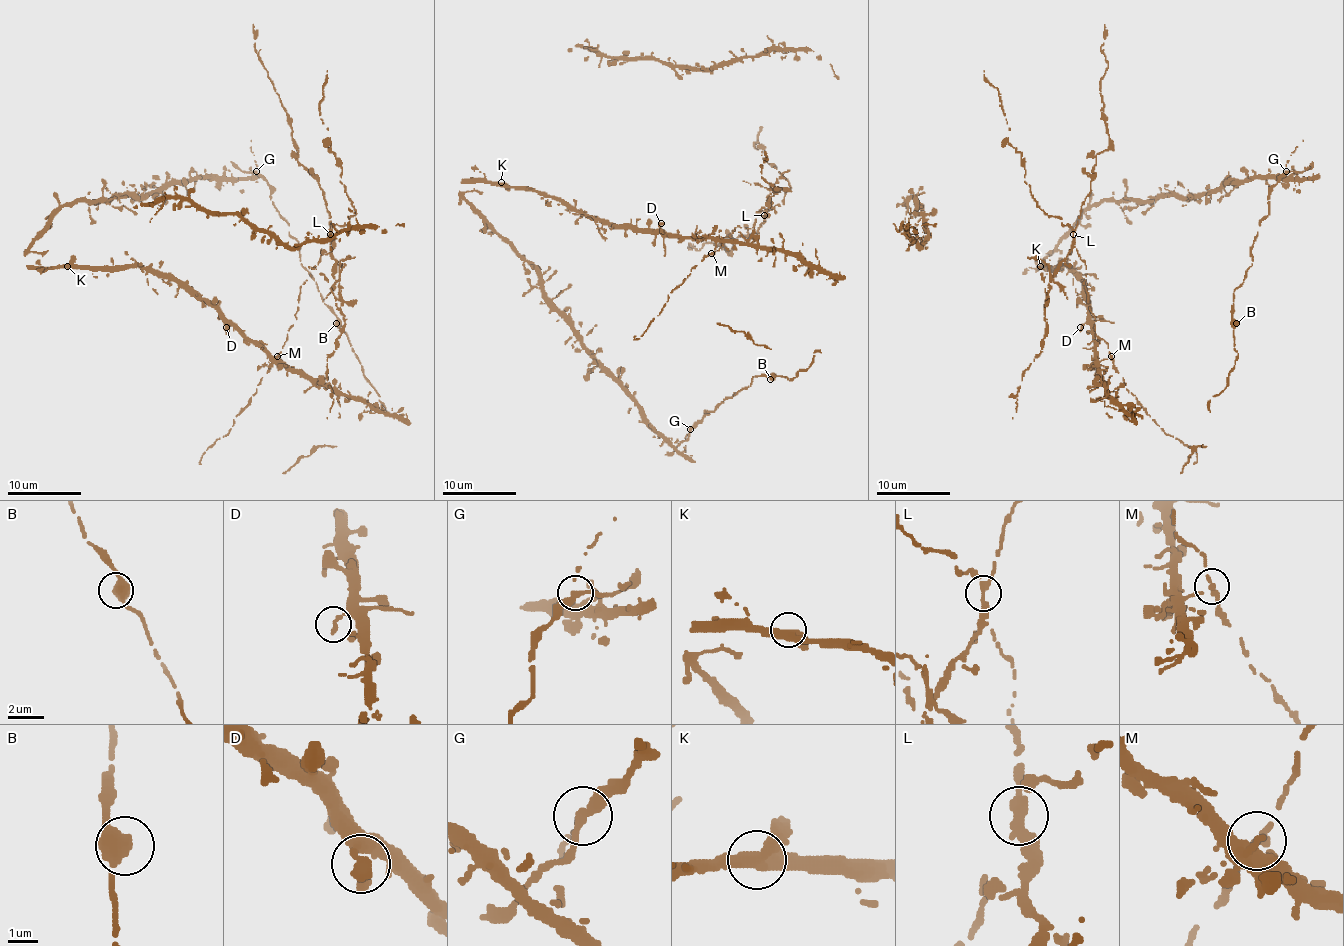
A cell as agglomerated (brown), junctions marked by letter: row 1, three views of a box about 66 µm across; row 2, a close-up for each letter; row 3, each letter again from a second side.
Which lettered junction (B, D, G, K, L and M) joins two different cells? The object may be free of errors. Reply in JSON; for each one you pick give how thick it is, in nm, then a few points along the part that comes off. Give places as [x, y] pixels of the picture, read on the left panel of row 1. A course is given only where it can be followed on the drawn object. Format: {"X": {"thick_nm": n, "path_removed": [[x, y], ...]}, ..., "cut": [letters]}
{"L": {"thick_nm": 280, "path_removed": [[330, 234], [323, 190], [297, 156], [299, 151], [286, 108], [254, 47], [252, 25]]}, "cut": ["L"]}

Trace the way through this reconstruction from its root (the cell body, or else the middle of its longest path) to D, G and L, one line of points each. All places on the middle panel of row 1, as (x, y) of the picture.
D: (505, 186), (525, 186), (561, 197), (577, 210), (616, 225), (655, 230), (661, 223)
G: (505, 186), (473, 180), (464, 199), (538, 273), (542, 295), (642, 416), (676, 447), (690, 429)
L: (505, 186), (561, 197), (616, 225), (705, 236), (715, 253), (735, 227), (750, 229), (755, 212), (765, 216)

